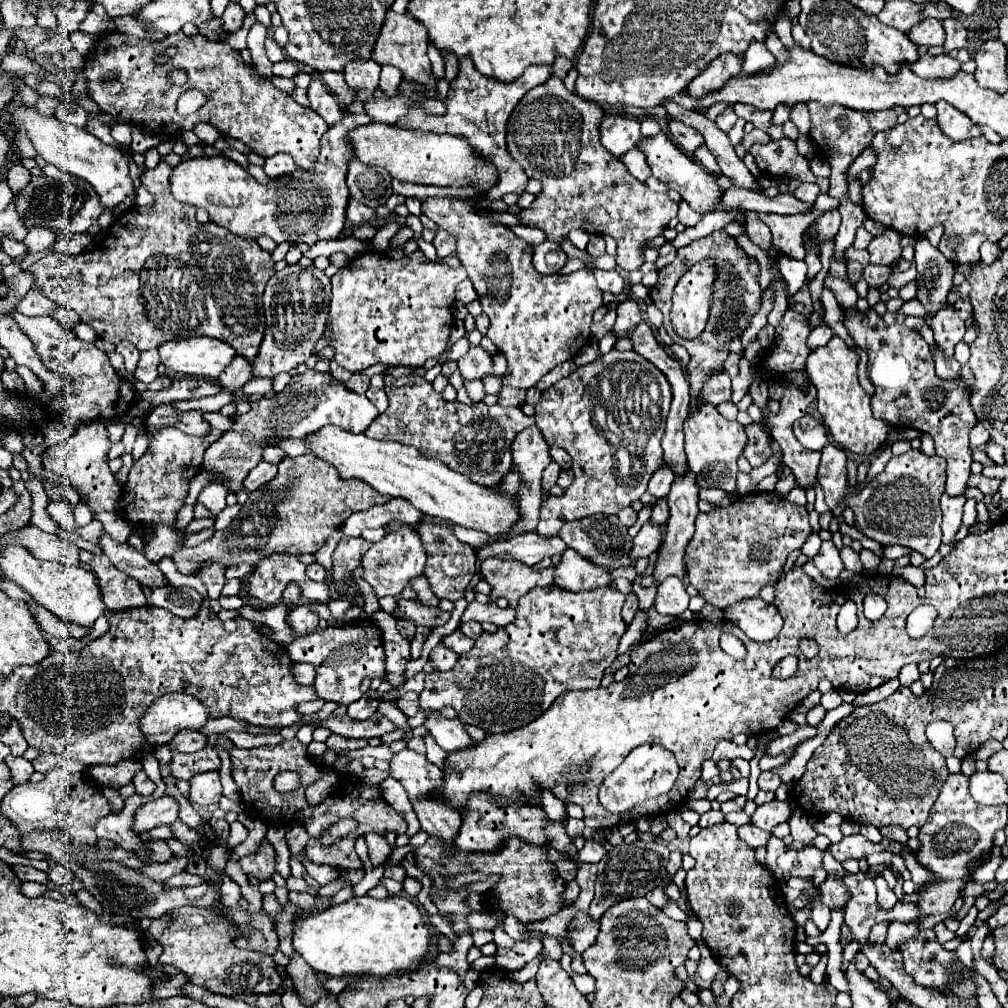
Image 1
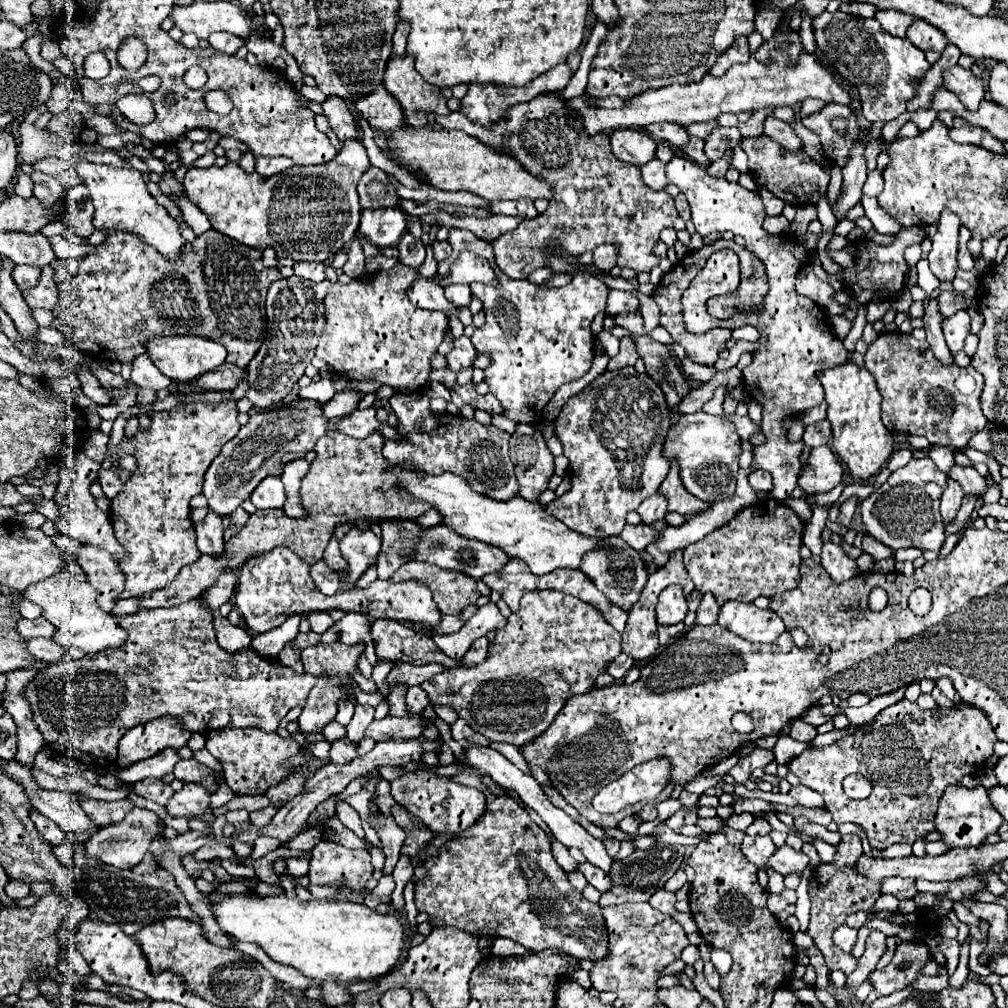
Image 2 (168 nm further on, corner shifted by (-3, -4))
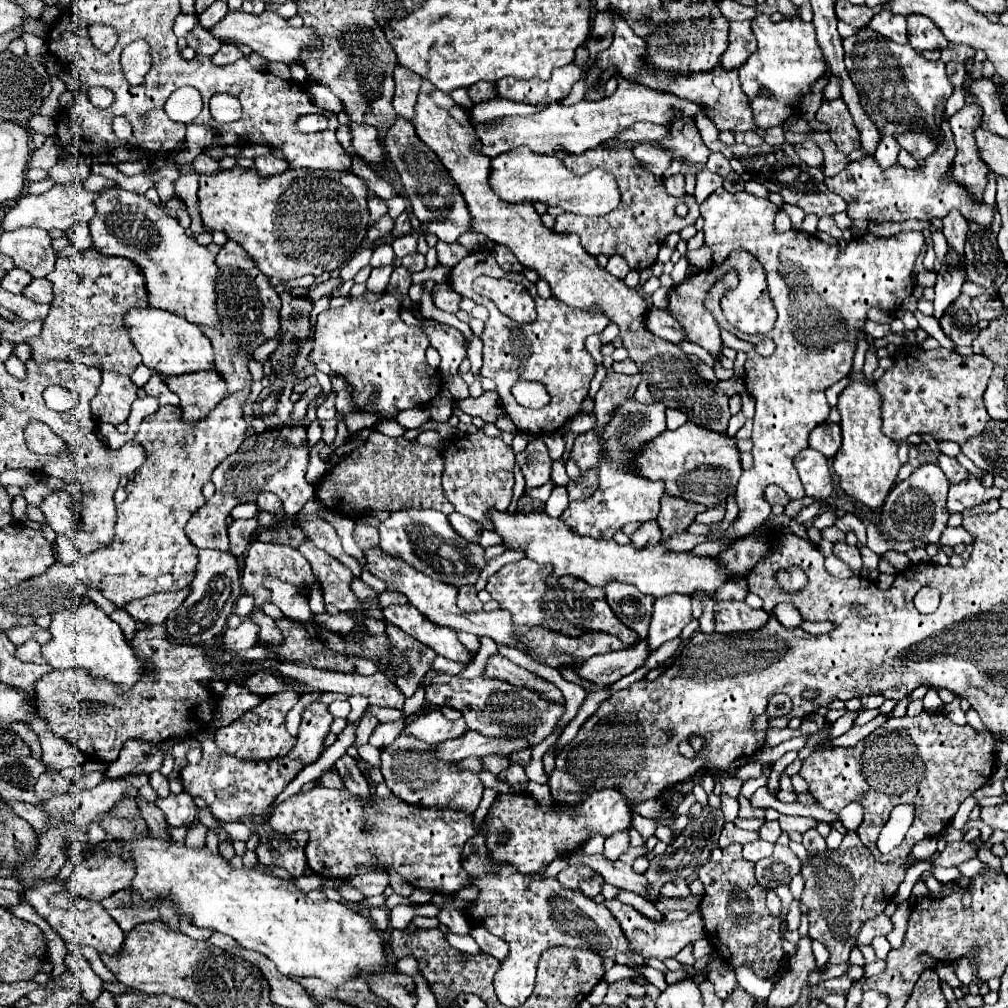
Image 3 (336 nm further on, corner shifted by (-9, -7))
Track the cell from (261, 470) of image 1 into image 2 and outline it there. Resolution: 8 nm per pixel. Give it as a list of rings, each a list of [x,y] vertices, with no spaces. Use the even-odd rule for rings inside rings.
[[[267,476],[251,494],[251,502],[259,510],[271,510],[281,508],[285,502],[285,488],[281,478]]]

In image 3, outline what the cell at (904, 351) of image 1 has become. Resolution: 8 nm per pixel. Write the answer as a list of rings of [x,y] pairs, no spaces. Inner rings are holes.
[[[915,345],[903,347],[893,359],[893,367],[887,369],[885,375],[877,381],[877,389],[883,397],[883,433],[893,441],[903,441],[911,433],[929,433],[939,443],[941,441],[955,441],[959,445],[967,443],[971,437],[979,435],[979,431],[983,431],[983,427],[991,421],[983,405],[983,393],[987,389],[991,371],[993,363],[983,355],[963,357],[943,347],[929,351],[921,351]]]

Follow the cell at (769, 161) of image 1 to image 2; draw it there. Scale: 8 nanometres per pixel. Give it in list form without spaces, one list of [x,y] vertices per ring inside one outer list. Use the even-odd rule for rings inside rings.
[[[767,136],[745,138],[741,146],[749,156],[749,174],[753,176],[753,180],[761,188],[767,188],[773,196],[781,198],[783,202],[791,206],[807,206],[807,204],[817,204],[825,196],[829,174],[819,164],[815,164],[803,150],[799,152],[785,150],[781,148],[781,144],[777,144]]]

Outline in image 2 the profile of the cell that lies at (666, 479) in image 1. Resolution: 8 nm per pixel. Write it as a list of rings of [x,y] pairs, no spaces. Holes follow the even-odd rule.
[[[657,492],[655,496],[649,496],[639,508],[637,514],[641,516],[641,522],[645,526],[653,526],[657,520],[663,520],[667,514],[667,506],[665,506],[665,498]]]

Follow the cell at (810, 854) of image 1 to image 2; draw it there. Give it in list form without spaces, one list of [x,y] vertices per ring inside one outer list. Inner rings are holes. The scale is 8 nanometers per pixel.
[[[779,846],[775,850],[775,854],[769,858],[769,862],[765,862],[765,870],[775,870],[779,874],[791,874],[791,872],[803,872],[805,866],[809,864],[809,858],[799,852],[799,850],[793,850],[789,846]]]

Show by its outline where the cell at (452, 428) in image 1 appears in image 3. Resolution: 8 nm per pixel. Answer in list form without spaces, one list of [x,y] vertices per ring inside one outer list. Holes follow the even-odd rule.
[[[459,433],[445,441],[441,449],[441,457],[445,463],[443,471],[443,491],[447,499],[455,505],[455,511],[471,517],[483,519],[483,511],[487,507],[495,507],[499,511],[507,511],[513,501],[513,465],[515,453],[511,445],[503,443],[501,437],[487,437],[485,433]]]

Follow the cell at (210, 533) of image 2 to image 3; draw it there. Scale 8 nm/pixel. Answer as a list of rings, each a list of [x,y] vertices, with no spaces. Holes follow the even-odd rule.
[[[199,549],[199,565],[191,583],[191,595],[167,617],[169,635],[183,643],[213,643],[223,633],[227,617],[233,613],[235,601],[241,597],[241,593],[239,559],[231,551]]]

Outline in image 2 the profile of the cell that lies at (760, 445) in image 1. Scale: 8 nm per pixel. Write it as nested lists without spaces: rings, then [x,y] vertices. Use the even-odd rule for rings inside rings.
[[[755,470],[749,476],[749,484],[753,486],[753,490],[759,490],[759,492],[771,492],[771,488],[773,488],[773,480],[771,480],[769,472],[765,472],[765,470]]]

